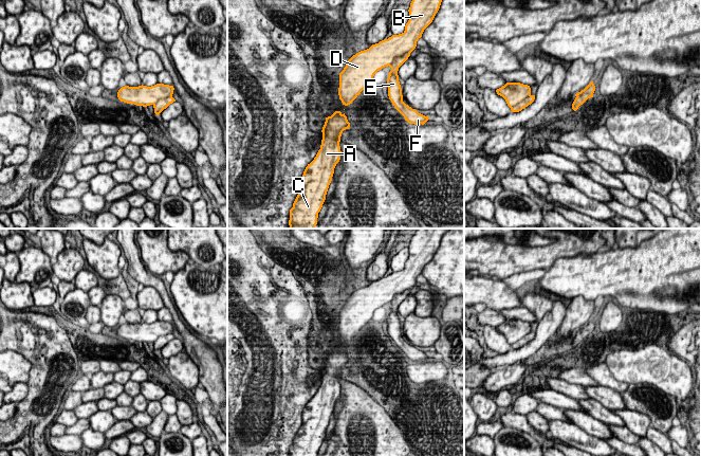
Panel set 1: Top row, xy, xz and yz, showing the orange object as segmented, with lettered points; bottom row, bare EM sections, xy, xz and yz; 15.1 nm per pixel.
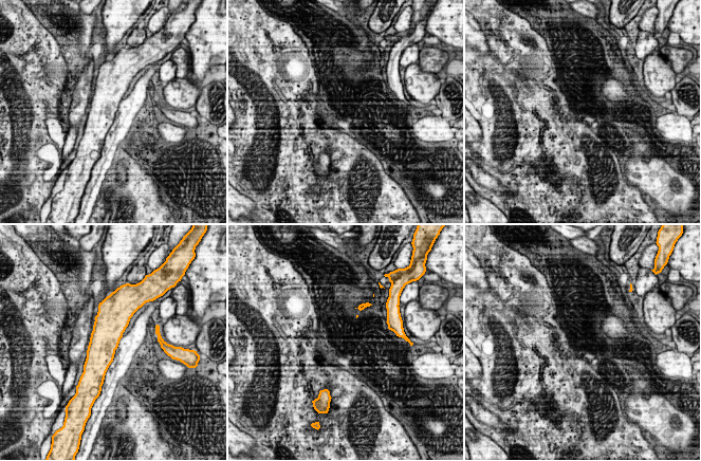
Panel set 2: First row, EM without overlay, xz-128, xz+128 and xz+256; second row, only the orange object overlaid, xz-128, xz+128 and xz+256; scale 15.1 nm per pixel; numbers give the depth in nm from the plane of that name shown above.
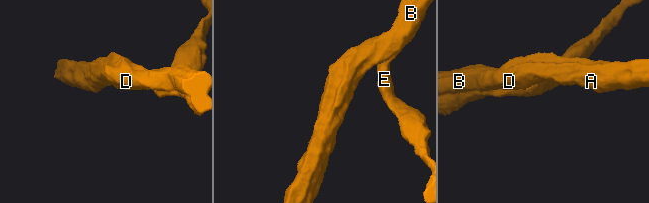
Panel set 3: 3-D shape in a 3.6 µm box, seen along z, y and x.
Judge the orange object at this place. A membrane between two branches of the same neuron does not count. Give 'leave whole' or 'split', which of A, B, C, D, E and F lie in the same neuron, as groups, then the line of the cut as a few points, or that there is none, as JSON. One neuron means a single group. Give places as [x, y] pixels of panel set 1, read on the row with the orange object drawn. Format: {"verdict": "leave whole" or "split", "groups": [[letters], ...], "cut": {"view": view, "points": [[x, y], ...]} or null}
{"verdict": "leave whole", "groups": [["A", "B", "C", "D", "E", "F"]], "cut": null}

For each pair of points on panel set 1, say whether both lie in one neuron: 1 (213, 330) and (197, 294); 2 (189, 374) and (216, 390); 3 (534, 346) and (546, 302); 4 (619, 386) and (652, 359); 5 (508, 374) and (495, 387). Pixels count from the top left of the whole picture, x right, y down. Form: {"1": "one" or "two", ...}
{"1": "one", "2": "two", "3": "two", "4": "two", "5": "one"}

